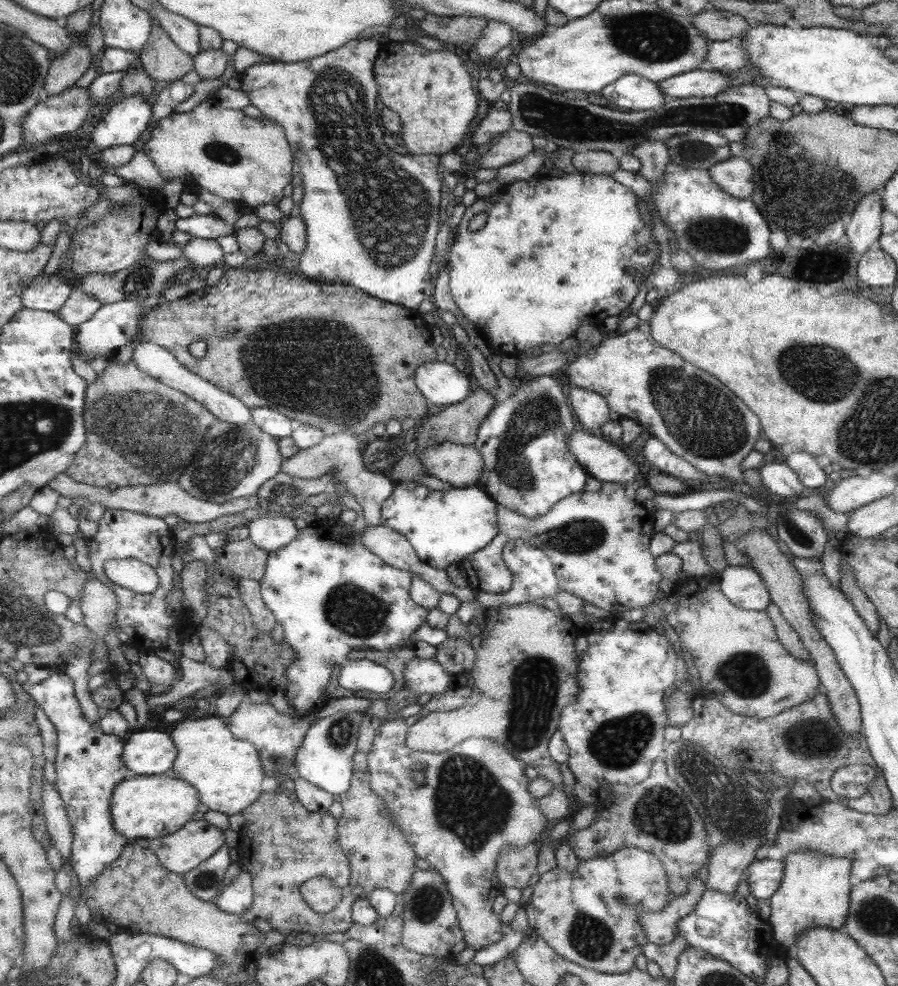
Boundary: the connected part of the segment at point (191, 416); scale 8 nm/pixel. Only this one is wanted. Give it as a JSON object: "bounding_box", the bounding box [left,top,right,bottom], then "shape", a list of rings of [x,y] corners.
{"bounding_box":[68,359,216,489],"shape":[[[133,359],[128,363],[113,360],[97,380],[89,384],[84,416],[87,442],[68,474],[76,482],[105,489],[109,484],[119,488],[178,482],[193,465],[216,417],[205,404],[143,372]]]}

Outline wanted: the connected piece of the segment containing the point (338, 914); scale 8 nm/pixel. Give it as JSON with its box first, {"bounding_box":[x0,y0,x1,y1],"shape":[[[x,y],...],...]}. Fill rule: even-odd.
{"bounding_box":[236,788,359,935],"shape":[[[290,788],[273,790],[270,793],[262,793],[245,810],[240,812],[244,823],[238,832],[238,844],[236,850],[236,863],[240,870],[249,872],[254,883],[254,903],[239,918],[252,925],[255,918],[263,918],[270,924],[273,931],[286,935],[292,930],[309,932],[311,935],[326,935],[331,932],[347,931],[351,924],[351,906],[359,896],[351,890],[351,863],[347,858],[347,852],[343,852],[343,844],[338,844],[338,831],[336,820],[327,813],[311,812],[303,808],[296,794]],[[325,877],[332,880],[339,892],[340,900],[332,911],[317,913],[302,899],[299,886],[306,880]]]}

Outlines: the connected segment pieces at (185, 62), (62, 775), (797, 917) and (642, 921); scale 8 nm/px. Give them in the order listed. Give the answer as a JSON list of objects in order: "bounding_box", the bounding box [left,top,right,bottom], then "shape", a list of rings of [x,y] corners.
[{"bounding_box":[140,16,196,82],"shape":[[[151,16],[154,20],[154,31],[151,32],[151,39],[147,41],[146,48],[140,52],[140,63],[145,72],[155,79],[157,82],[175,82],[181,80],[185,74],[189,74],[191,70],[196,70],[195,60],[193,56],[189,56],[169,38],[167,31],[163,31],[159,21]]]},{"bounding_box":[21,667,132,892],"shape":[[[61,667],[43,682],[39,684],[23,682],[21,687],[44,710],[58,731],[55,787],[63,797],[74,828],[70,864],[80,880],[80,890],[85,892],[131,843],[126,836],[115,830],[111,812],[115,787],[132,776],[130,768],[126,767],[122,759],[123,751],[126,750],[126,740],[121,736],[103,732],[98,724],[91,724],[91,721],[86,719],[76,696],[74,680],[61,670]]]},{"bounding_box":[766,850,849,950],"shape":[[[799,850],[798,852],[791,852],[791,854],[783,858],[782,862],[784,864],[784,873],[781,886],[767,899],[767,902],[770,904],[770,915],[766,922],[770,925],[772,934],[775,934],[775,938],[773,938],[775,944],[781,945],[788,950],[794,944],[795,940],[798,939],[798,936],[808,928],[833,928],[834,930],[839,930],[839,926],[846,922],[846,916],[849,914],[849,882],[847,882],[847,878],[849,878],[849,860],[840,856],[825,856],[813,850]]]},{"bounding_box":[638,875,706,945],"shape":[[[697,875],[687,883],[685,894],[672,895],[667,904],[657,912],[645,912],[638,906],[639,924],[646,933],[647,942],[655,945],[667,945],[675,938],[678,922],[694,910],[706,885]]]}]

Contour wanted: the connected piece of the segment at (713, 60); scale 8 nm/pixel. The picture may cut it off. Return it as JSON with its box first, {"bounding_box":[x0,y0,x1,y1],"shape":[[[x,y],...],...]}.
{"bounding_box":[702,40,747,74],"shape":[[[734,40],[711,41],[707,44],[707,58],[702,68],[719,74],[730,74],[747,64],[746,59],[747,53]]]}

